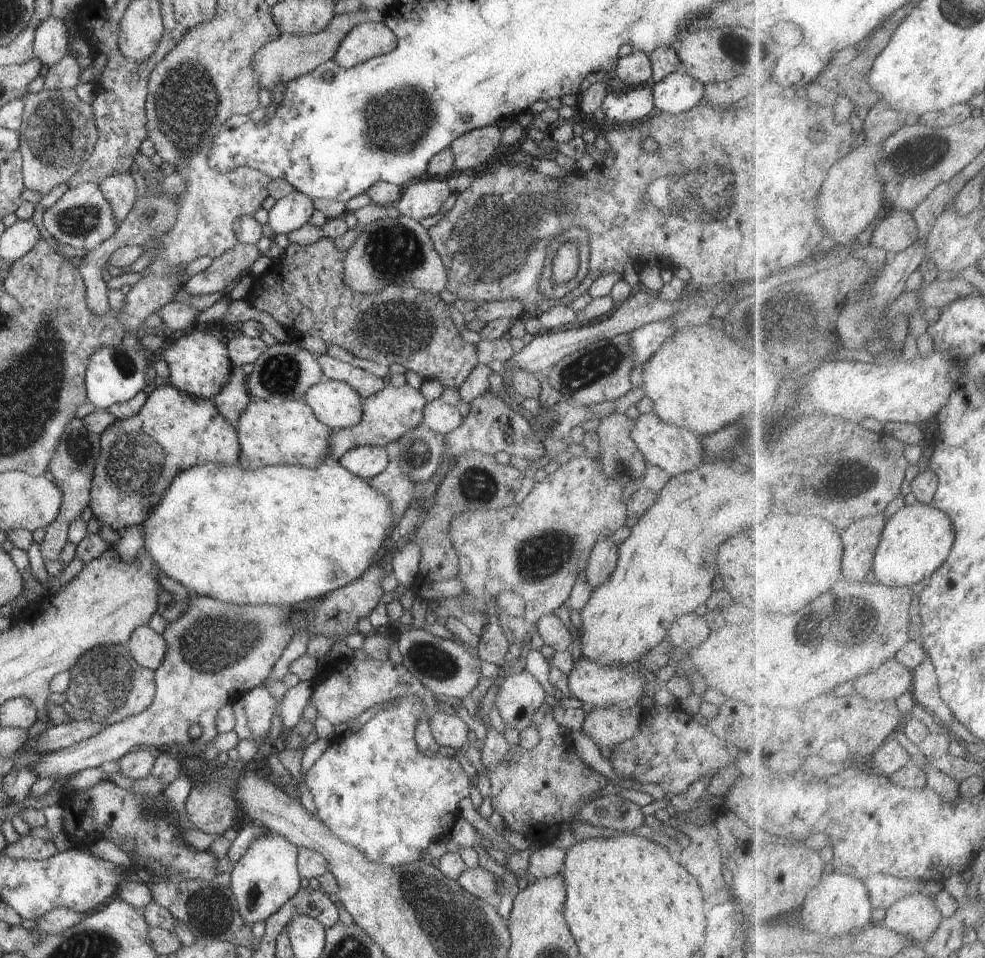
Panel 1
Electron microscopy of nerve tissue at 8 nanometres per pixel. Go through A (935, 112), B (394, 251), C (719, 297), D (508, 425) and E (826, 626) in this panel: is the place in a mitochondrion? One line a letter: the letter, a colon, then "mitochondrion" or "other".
A: other
B: mitochondrion
C: other
D: other
E: mitochondrion

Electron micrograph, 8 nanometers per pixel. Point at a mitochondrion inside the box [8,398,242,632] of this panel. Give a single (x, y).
(136, 466)

